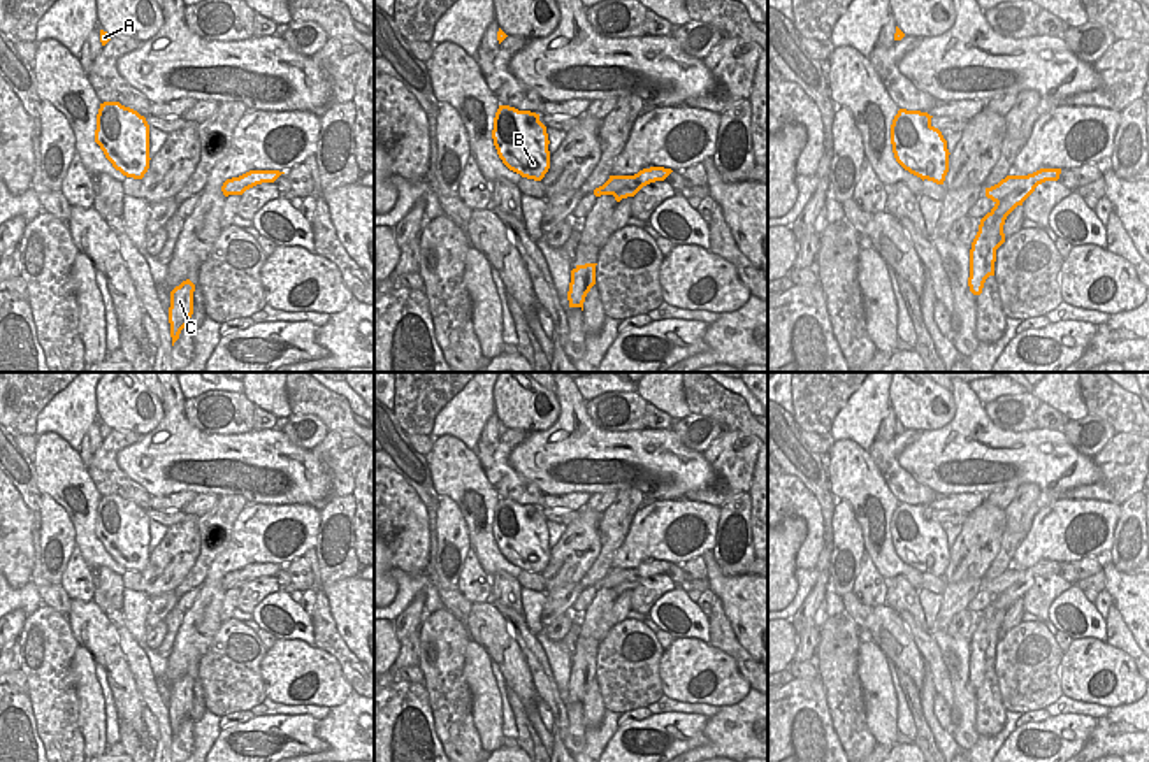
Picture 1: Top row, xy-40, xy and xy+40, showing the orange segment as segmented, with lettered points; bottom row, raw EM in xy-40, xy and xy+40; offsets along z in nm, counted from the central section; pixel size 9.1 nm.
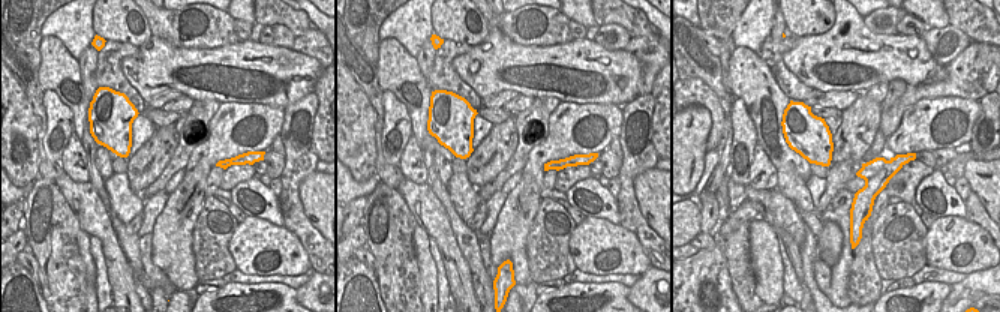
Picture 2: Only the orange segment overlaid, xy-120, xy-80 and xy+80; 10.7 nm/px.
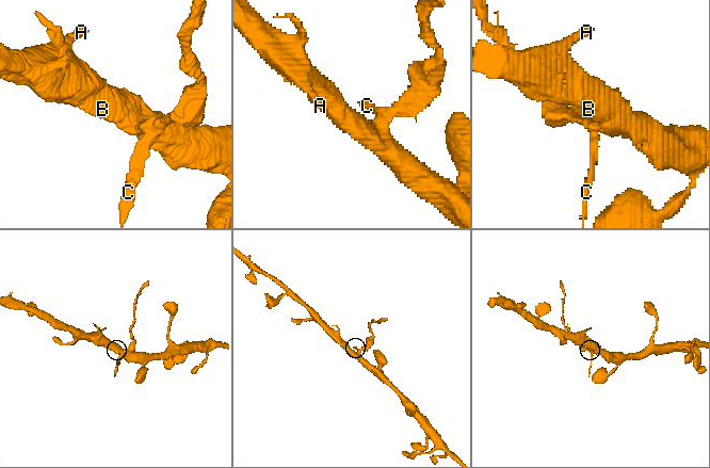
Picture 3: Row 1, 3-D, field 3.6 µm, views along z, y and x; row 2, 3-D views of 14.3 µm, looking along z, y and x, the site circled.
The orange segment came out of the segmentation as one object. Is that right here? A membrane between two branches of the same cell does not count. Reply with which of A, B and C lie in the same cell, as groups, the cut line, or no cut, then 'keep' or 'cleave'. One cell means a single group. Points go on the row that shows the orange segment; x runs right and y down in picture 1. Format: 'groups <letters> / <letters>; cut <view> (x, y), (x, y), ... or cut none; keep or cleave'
groups A B / C; cut xy+40 (1028, 176), (997, 202); cleave

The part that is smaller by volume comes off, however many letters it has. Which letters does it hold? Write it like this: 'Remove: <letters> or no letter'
Remove: C

